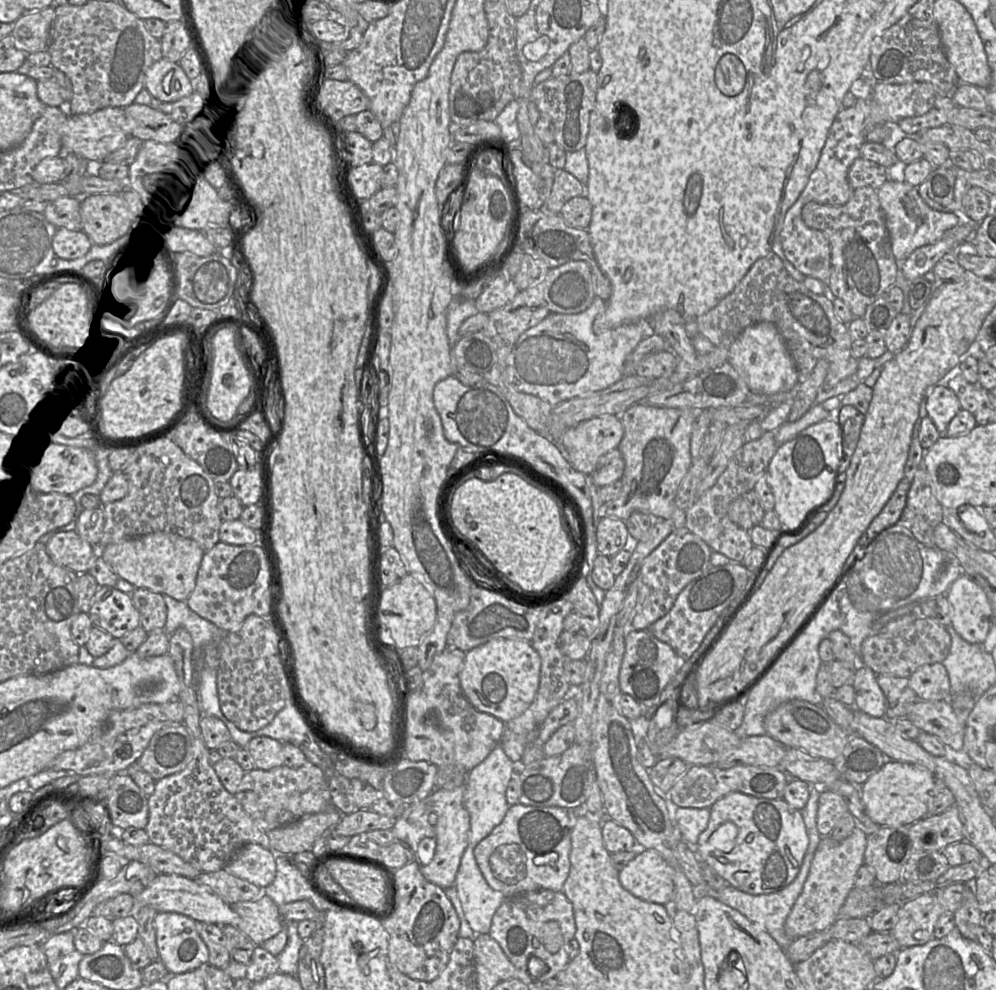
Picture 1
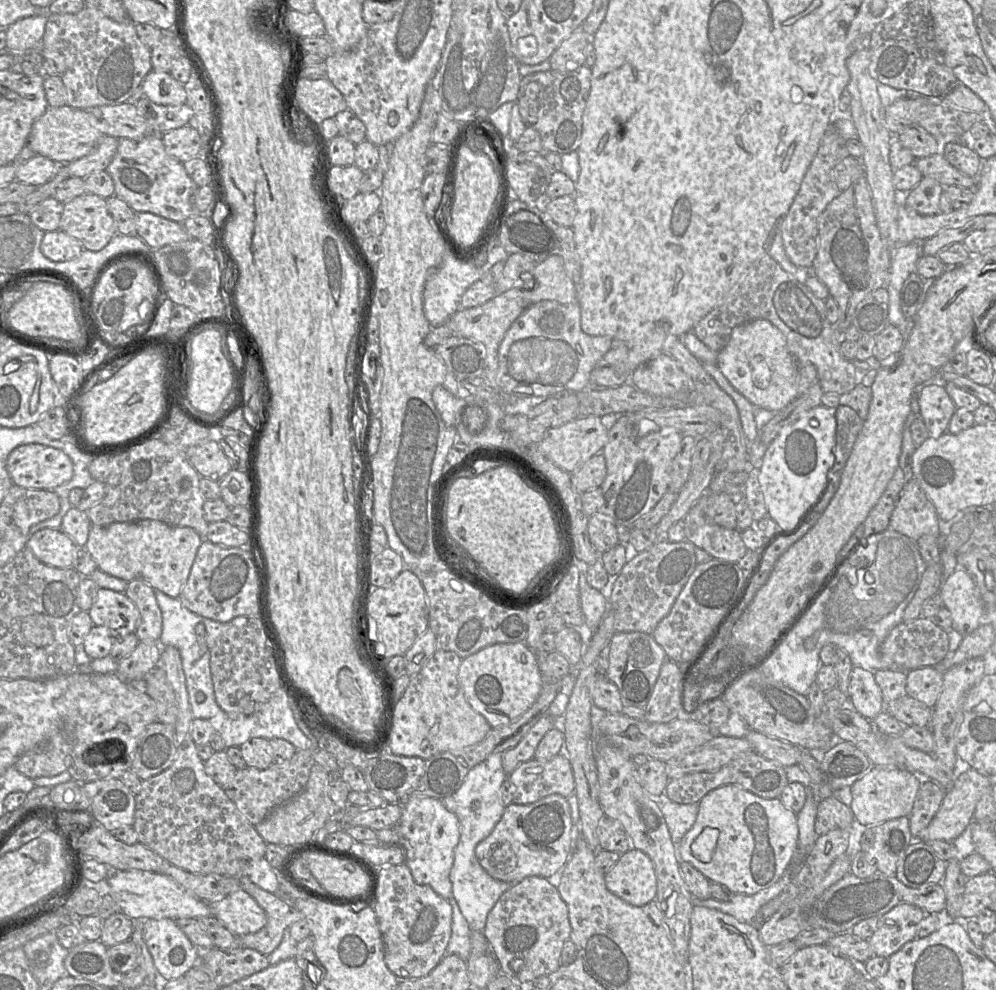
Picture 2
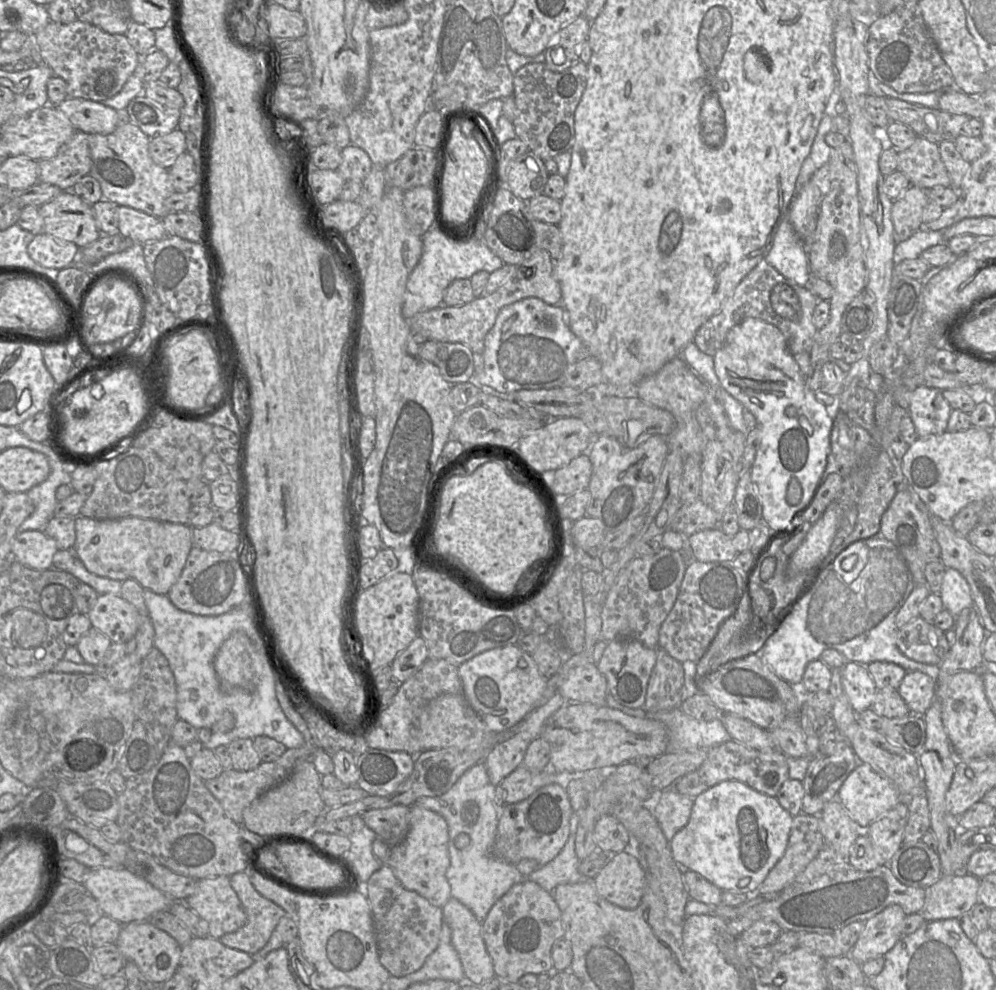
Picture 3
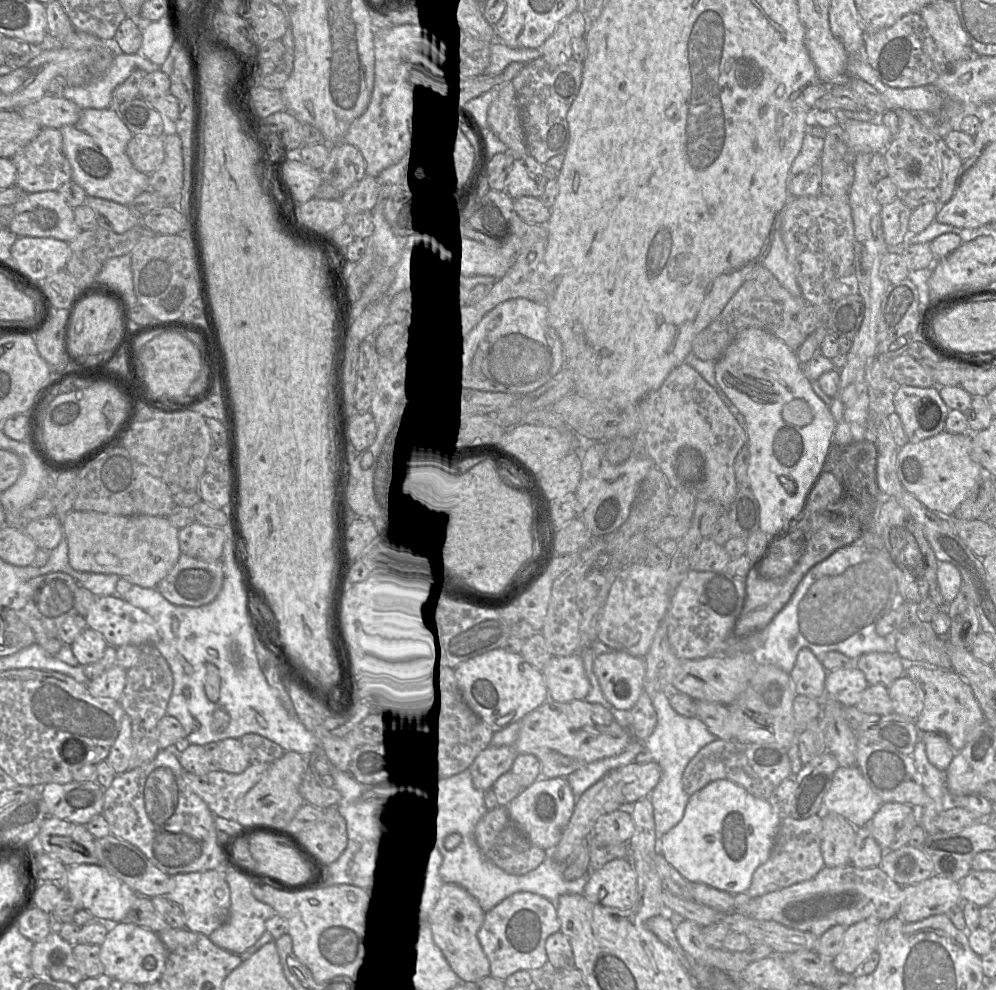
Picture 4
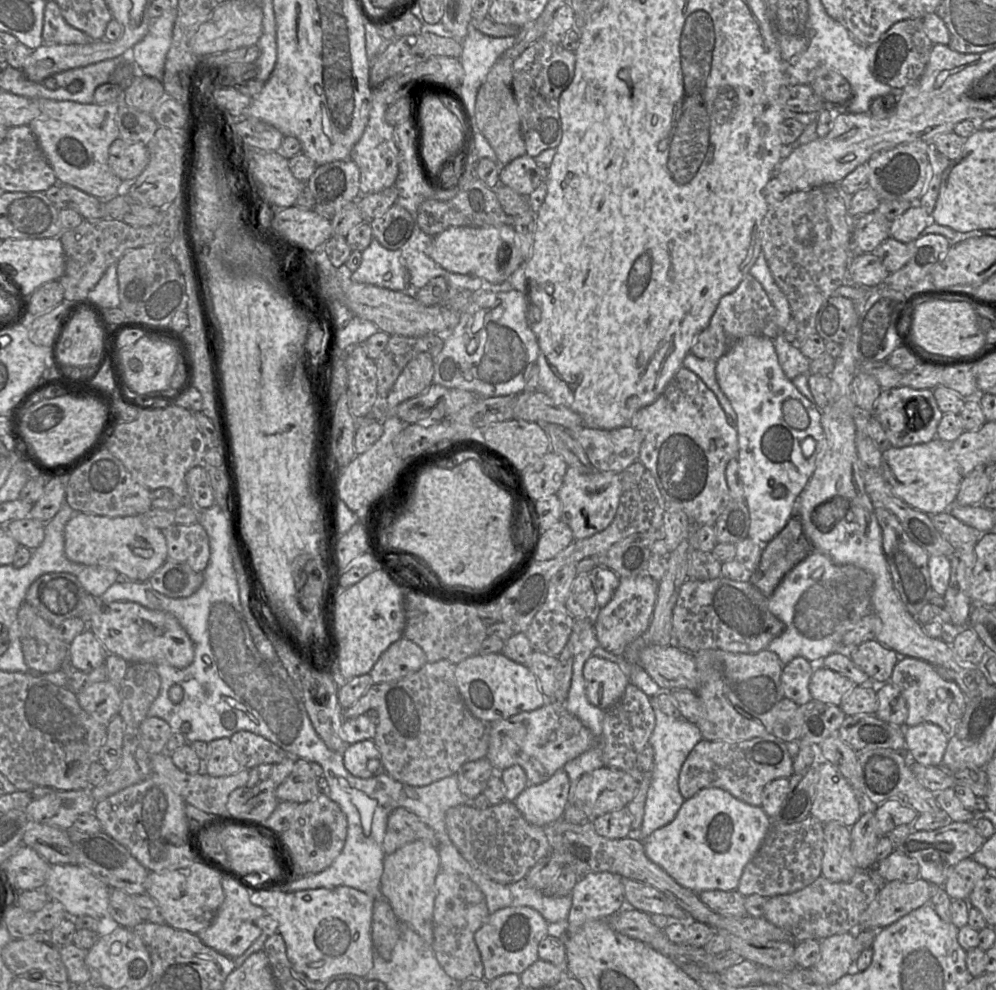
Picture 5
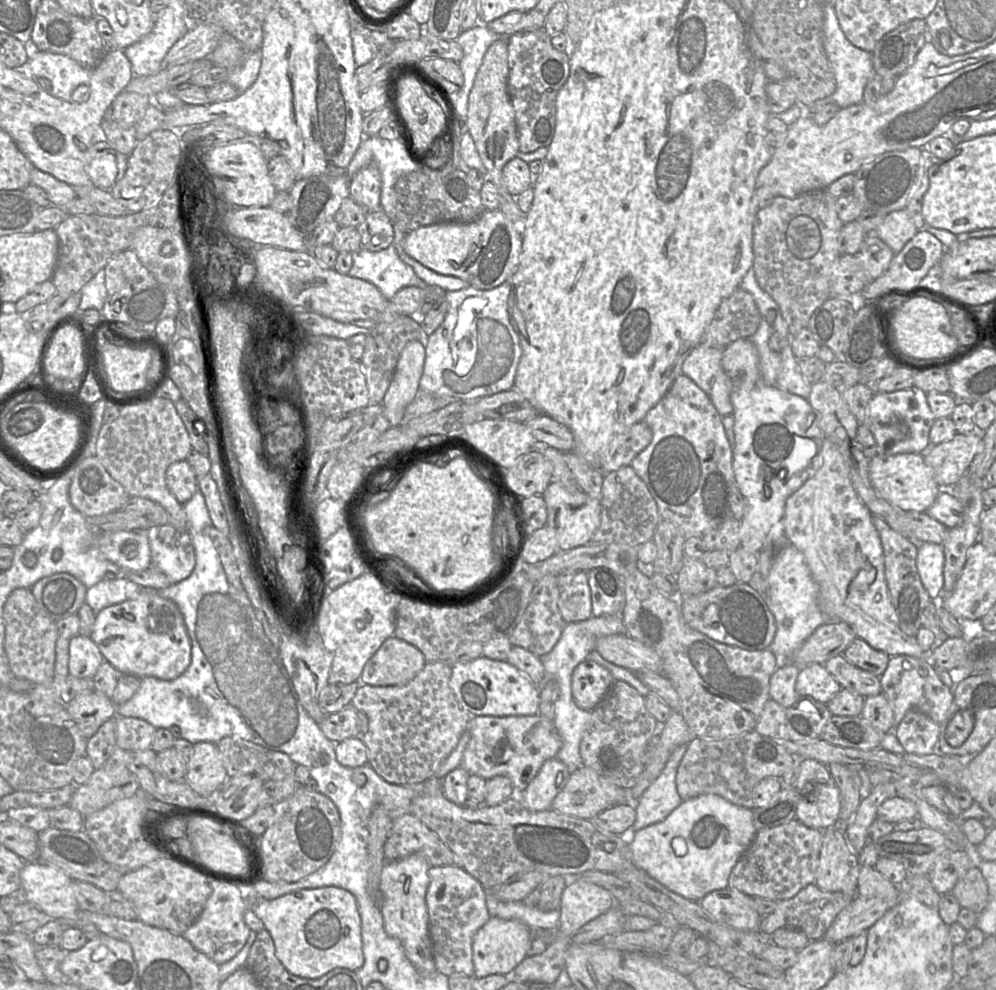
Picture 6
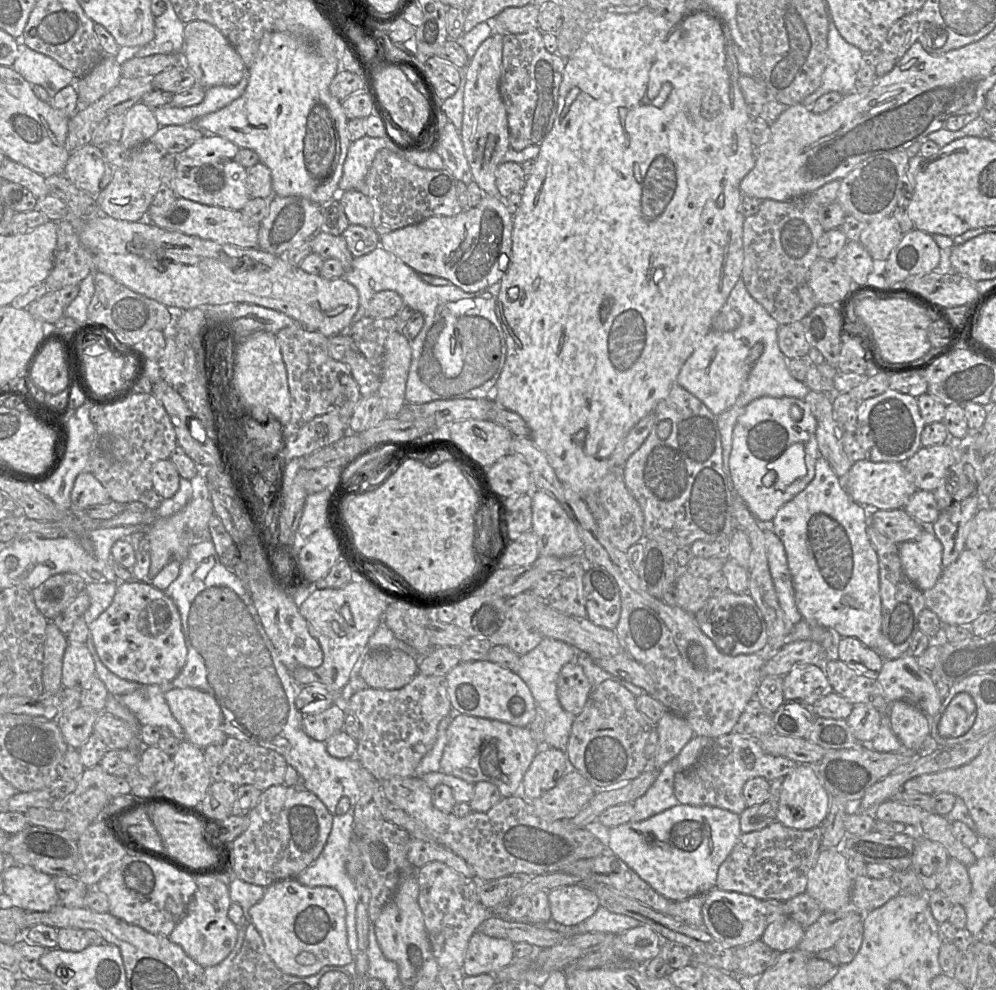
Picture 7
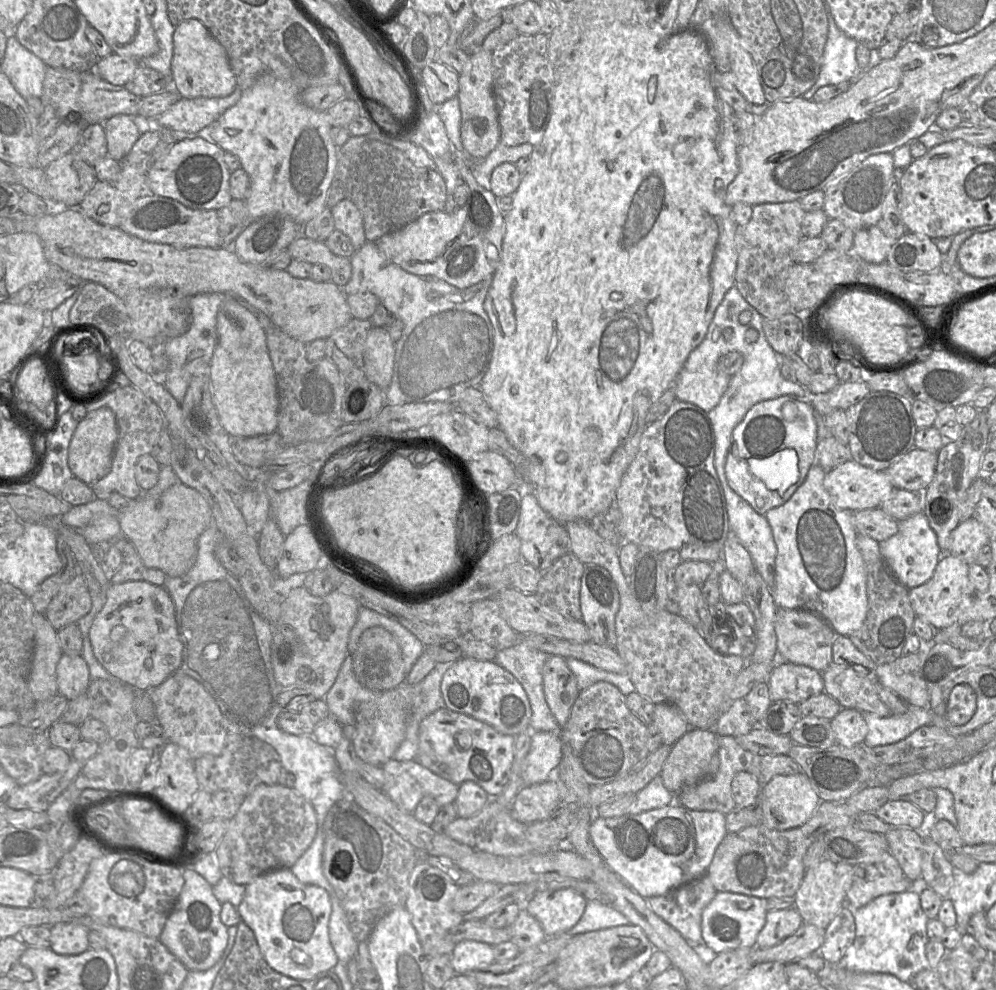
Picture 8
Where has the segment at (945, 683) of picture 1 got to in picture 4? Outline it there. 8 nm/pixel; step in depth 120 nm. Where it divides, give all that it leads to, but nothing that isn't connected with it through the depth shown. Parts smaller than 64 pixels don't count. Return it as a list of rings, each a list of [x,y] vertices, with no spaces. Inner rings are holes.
[[[904,674],[888,687],[888,692],[894,713],[917,719],[924,707],[924,692],[918,684]]]

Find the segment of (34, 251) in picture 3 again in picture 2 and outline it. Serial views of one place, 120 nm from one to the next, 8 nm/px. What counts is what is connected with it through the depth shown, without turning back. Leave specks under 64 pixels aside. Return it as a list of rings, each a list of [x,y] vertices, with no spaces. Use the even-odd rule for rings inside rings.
[[[57,230],[45,233],[40,250],[52,261],[65,262],[77,257],[84,248],[79,240],[64,231]]]

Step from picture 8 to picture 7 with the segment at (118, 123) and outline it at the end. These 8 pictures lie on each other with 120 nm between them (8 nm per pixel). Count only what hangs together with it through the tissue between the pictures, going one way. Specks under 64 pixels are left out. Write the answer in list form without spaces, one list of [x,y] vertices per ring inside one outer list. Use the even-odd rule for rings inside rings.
[[[139,102],[124,113],[124,126],[120,142],[127,149],[134,149],[150,140],[159,128],[160,125],[153,109],[143,102]]]

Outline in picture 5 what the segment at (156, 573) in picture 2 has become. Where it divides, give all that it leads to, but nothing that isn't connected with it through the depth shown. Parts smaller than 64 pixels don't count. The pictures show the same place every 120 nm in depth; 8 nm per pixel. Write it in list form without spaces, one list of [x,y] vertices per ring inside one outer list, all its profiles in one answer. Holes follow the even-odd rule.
[[[82,512],[65,526],[65,554],[75,563],[115,569],[131,581],[147,581],[168,559],[162,530],[145,522],[141,515],[107,517]]]

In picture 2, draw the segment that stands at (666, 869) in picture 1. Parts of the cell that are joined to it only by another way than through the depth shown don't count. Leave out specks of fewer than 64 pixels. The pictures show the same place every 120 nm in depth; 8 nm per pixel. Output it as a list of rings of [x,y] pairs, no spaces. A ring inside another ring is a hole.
[[[631,849],[605,873],[607,889],[632,906],[655,900],[657,879],[653,862],[643,851]]]

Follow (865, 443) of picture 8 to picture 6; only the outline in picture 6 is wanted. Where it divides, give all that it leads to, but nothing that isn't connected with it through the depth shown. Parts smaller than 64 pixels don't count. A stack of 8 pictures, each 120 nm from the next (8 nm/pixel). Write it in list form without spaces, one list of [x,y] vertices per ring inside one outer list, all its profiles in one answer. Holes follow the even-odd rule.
[[[912,387],[894,392],[876,392],[870,400],[863,423],[875,437],[878,455],[925,453],[931,446],[929,432],[936,418],[928,402],[927,393]]]

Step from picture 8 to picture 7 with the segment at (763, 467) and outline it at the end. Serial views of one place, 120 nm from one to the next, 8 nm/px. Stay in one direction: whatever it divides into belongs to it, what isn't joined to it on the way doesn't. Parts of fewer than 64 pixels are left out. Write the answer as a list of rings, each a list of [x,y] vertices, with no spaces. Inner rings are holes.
[[[794,443],[780,457],[771,462],[768,468],[775,475],[773,486],[782,490],[796,479],[805,476],[807,468],[804,458],[804,446],[801,443]]]

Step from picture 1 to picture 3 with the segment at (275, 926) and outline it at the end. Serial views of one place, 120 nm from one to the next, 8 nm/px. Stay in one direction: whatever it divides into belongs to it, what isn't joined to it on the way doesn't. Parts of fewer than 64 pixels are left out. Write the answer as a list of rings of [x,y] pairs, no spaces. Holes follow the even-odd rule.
[[[229,877],[198,880],[197,888],[184,903],[209,925],[209,936],[219,939],[243,927],[247,915]]]

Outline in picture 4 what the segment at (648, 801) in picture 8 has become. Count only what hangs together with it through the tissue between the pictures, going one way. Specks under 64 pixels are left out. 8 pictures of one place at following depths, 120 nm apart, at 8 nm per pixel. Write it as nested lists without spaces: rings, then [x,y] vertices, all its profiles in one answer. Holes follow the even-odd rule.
[[[659,692],[650,698],[656,711],[657,722],[654,731],[645,742],[645,749],[661,768],[660,780],[649,795],[654,813],[655,833],[659,840],[683,818],[690,798],[682,784],[682,776],[687,764],[701,748],[716,740],[717,737],[697,717],[678,714],[670,705],[669,694]]]

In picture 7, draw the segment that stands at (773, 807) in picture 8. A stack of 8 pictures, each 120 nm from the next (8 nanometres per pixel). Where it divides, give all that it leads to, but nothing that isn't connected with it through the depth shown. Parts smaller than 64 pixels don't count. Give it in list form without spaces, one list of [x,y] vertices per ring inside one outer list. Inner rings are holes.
[[[798,764],[783,778],[776,821],[786,827],[808,830],[820,826],[826,819],[830,806],[830,796],[816,776],[812,765]]]

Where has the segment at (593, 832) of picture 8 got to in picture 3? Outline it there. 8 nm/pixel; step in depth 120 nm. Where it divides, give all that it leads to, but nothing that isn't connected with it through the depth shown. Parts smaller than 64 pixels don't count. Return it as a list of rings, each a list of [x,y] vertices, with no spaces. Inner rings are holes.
[[[737,780],[722,781],[710,787],[709,789],[705,790],[704,792],[702,792],[701,794],[695,797],[688,823],[686,824],[685,827],[679,830],[670,841],[672,857],[676,861],[677,864],[682,864],[688,870],[692,870],[694,872],[699,873],[706,880],[714,884],[716,887],[718,887],[722,891],[747,894],[749,892],[752,892],[758,889],[758,887],[766,878],[769,871],[783,856],[788,844],[792,821],[793,821],[793,816],[779,804],[776,797],[771,797],[763,793],[760,793],[752,789],[748,785]]]

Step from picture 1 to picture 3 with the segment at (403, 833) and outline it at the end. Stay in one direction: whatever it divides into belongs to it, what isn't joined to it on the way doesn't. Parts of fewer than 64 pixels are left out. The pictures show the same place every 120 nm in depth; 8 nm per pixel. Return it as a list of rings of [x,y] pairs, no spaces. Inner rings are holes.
[[[416,804],[410,807],[410,824],[405,838],[397,845],[389,845],[380,837],[372,843],[375,857],[387,864],[400,883],[427,899],[432,905],[442,907],[451,897],[446,870],[450,864],[448,852],[449,832],[444,817]]]

